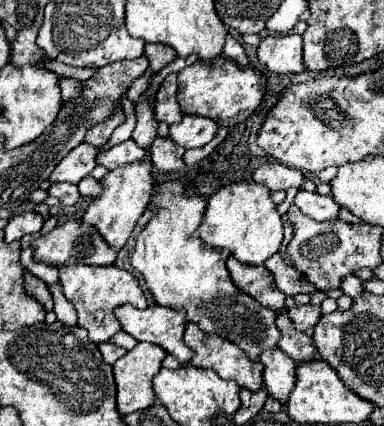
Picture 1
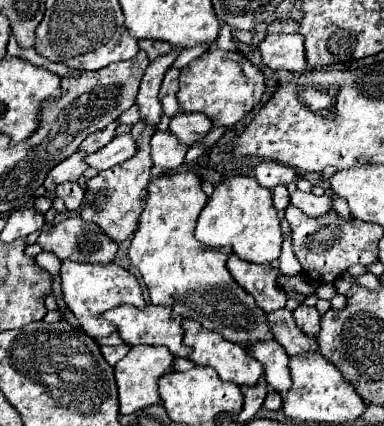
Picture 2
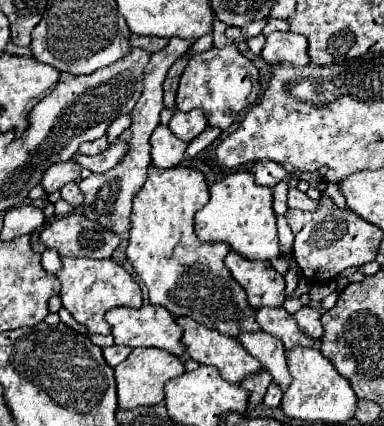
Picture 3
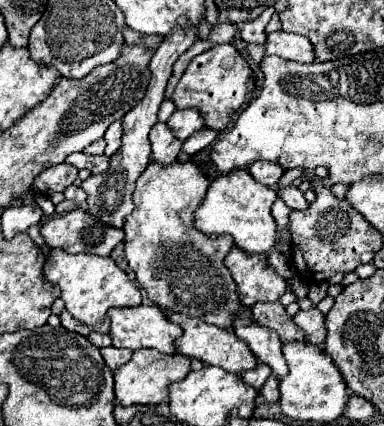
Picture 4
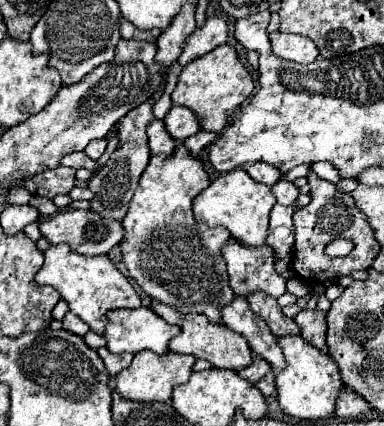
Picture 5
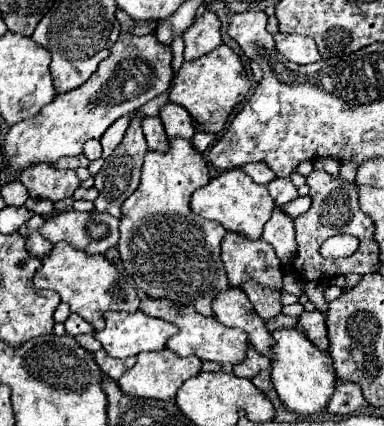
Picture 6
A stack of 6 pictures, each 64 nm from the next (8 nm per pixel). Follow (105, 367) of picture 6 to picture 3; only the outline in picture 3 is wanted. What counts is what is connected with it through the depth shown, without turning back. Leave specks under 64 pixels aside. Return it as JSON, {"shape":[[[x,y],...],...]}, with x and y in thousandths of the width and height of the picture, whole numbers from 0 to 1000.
{"shape":[[[286,812],[286,817],[266,817],[266,831],[271,831],[276,850],[281,850],[292,864],[307,859],[313,850],[323,850],[323,845],[333,840],[339,826],[344,826],[344,822],[328,817],[328,812]]]}

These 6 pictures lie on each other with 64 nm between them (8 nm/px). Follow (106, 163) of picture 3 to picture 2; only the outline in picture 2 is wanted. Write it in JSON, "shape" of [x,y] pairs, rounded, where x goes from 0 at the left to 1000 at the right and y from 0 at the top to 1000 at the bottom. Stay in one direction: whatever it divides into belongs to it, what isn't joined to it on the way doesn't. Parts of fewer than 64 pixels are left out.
{"shape":[[[307,315],[297,319],[297,329],[271,343],[266,352],[245,357],[245,362],[229,362],[219,376],[234,394],[250,394],[250,399],[281,399],[302,385],[318,385],[323,376],[344,371],[354,362],[354,333],[344,324],[344,315]]]}

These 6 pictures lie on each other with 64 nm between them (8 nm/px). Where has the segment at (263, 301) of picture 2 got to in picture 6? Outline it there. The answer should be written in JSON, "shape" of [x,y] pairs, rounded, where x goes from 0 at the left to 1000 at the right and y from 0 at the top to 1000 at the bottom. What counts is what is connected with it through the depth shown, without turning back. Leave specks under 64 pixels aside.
{"shape":[[[589,545],[583,563],[578,563],[578,615],[583,615],[583,634],[594,648],[599,671],[625,676],[641,657],[667,653],[682,671],[698,676],[734,676],[734,615],[724,610],[714,582],[693,568],[693,563],[635,563],[630,554],[604,554],[599,545]]]}

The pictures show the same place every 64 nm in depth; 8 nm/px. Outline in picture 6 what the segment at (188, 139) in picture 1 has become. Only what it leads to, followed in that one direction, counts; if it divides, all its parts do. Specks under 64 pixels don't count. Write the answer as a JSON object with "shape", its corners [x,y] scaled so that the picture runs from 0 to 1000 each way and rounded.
{"shape":[[[427,244],[417,254],[417,277],[422,277],[422,291],[427,291],[427,305],[443,324],[453,319],[474,319],[474,324],[500,324],[500,315],[510,310],[505,291],[500,291],[500,277],[490,268],[484,254],[469,254],[464,244]]]}

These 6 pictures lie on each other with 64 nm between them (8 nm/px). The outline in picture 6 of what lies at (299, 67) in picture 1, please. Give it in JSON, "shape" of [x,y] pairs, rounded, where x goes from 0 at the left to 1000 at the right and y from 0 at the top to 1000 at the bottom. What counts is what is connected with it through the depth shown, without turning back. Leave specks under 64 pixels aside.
{"shape":[[[714,80],[719,113],[766,150],[813,150],[833,141],[833,122],[813,89],[776,85],[776,80]]]}

